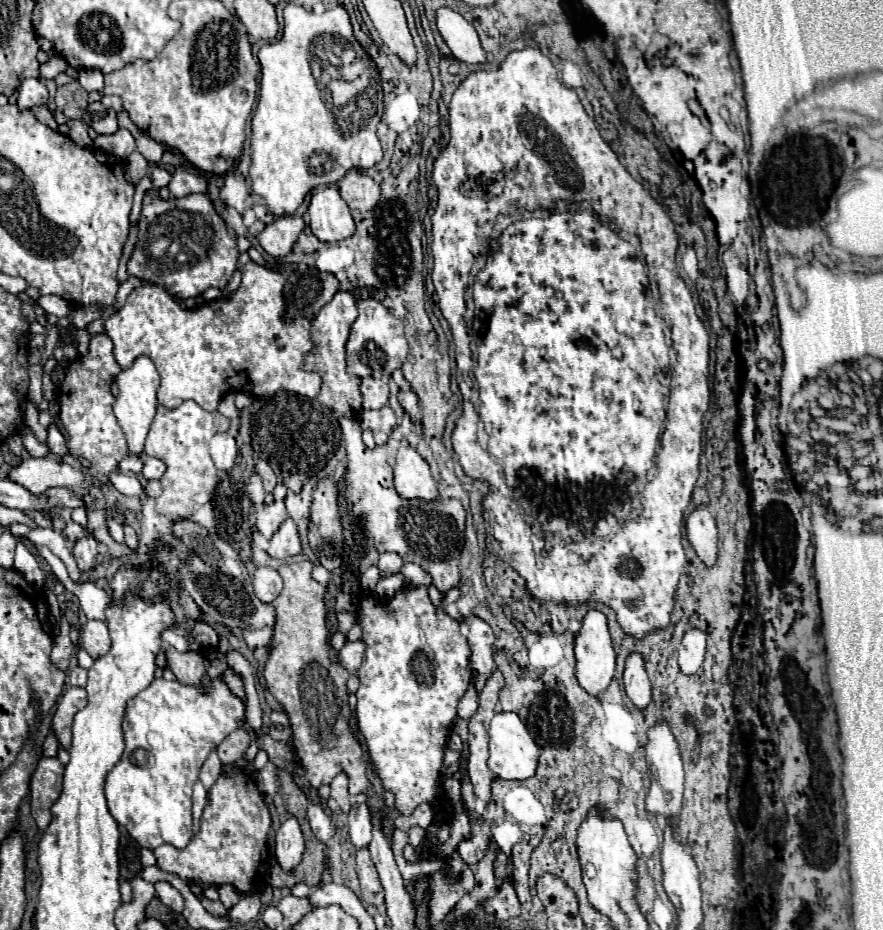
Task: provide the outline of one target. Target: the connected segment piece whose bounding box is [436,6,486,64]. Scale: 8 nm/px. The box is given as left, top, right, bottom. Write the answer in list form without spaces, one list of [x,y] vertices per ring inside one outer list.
[[[438,8],[436,10],[436,26],[442,34],[444,42],[452,50],[452,54],[468,64],[482,64],[486,62],[484,50],[480,46],[478,34],[474,26],[456,10],[452,8]]]

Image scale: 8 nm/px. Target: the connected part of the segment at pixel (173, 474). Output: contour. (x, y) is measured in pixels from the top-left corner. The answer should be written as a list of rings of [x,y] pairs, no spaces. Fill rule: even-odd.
[[[186,400],[178,408],[164,408],[158,404],[154,422],[150,426],[144,452],[164,460],[166,472],[160,478],[162,496],[156,500],[158,514],[172,514],[190,518],[198,508],[210,500],[210,492],[218,486],[218,470],[210,458],[208,442],[218,432],[228,432],[230,420],[220,412],[206,412],[194,400]]]

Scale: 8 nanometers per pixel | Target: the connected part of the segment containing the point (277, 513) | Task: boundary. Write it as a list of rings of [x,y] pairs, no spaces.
[[[272,502],[272,504],[264,504],[256,510],[256,528],[260,530],[260,534],[264,538],[270,538],[280,524],[286,520],[286,508],[282,502]]]

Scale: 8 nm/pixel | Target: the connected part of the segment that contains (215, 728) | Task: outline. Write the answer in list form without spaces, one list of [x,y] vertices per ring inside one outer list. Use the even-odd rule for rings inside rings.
[[[160,678],[160,680],[154,680],[146,690],[142,690],[138,696],[134,696],[134,698],[130,698],[128,700],[128,704],[126,704],[126,712],[124,712],[124,720],[122,720],[122,732],[124,732],[124,752],[122,752],[122,758],[120,758],[120,762],[108,772],[108,776],[106,776],[106,788],[104,788],[104,794],[106,794],[106,802],[108,802],[108,810],[110,810],[110,814],[114,816],[114,820],[118,822],[118,824],[122,824],[126,830],[128,830],[128,834],[140,844],[140,846],[144,846],[144,848],[150,848],[150,850],[154,850],[154,848],[158,848],[158,846],[162,846],[162,844],[172,844],[174,848],[186,848],[186,844],[190,842],[190,838],[192,838],[192,812],[190,812],[190,808],[192,808],[192,786],[198,782],[198,772],[200,772],[200,768],[202,768],[202,764],[204,764],[204,760],[206,760],[206,756],[208,756],[208,752],[212,750],[212,746],[214,744],[220,744],[232,730],[236,730],[236,728],[240,728],[242,726],[242,720],[244,720],[244,702],[240,700],[240,698],[236,698],[236,696],[232,696],[230,694],[230,690],[226,688],[226,684],[220,680],[220,678],[214,678],[212,680],[212,690],[210,690],[210,694],[202,694],[202,688],[200,686],[182,686],[178,680],[172,680],[172,682],[168,682],[168,680],[164,680],[164,678]]]

